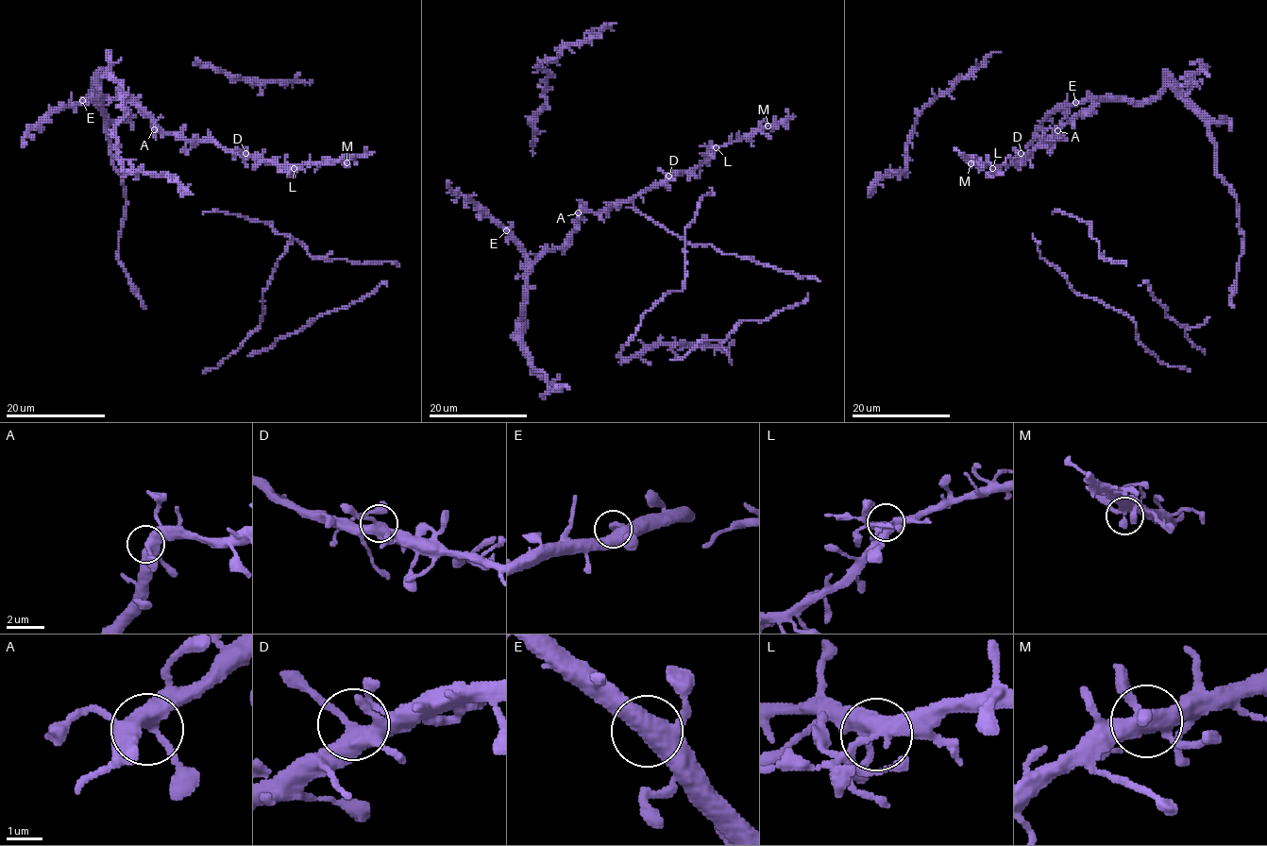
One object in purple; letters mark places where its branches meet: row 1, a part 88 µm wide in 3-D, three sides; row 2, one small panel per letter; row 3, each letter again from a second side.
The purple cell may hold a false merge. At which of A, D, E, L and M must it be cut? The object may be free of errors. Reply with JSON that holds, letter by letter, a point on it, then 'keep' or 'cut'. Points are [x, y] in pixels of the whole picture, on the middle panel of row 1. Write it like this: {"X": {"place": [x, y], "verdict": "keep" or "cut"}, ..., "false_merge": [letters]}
{"A": {"place": [578, 212], "verdict": "keep"}, "D": {"place": [668, 176], "verdict": "keep"}, "E": {"place": [506, 230], "verdict": "keep"}, "L": {"place": [716, 147], "verdict": "cut"}, "M": {"place": [768, 126], "verdict": "keep"}, "false_merge": ["L"]}

